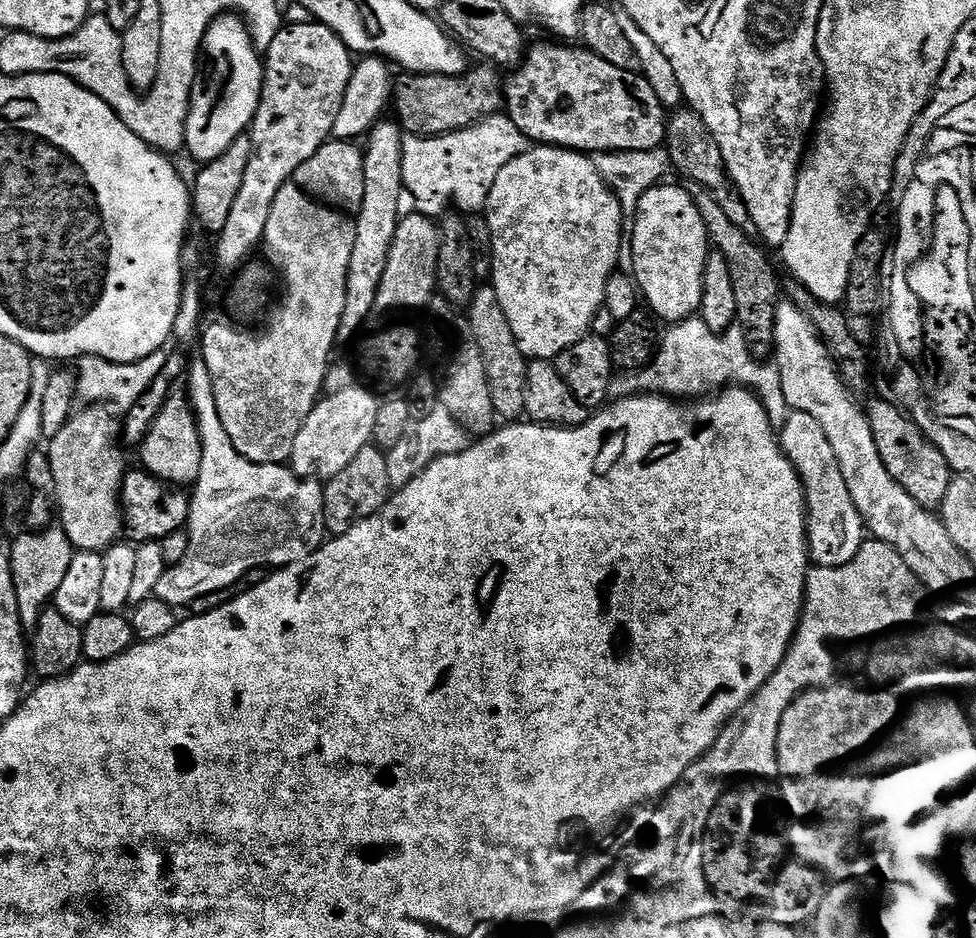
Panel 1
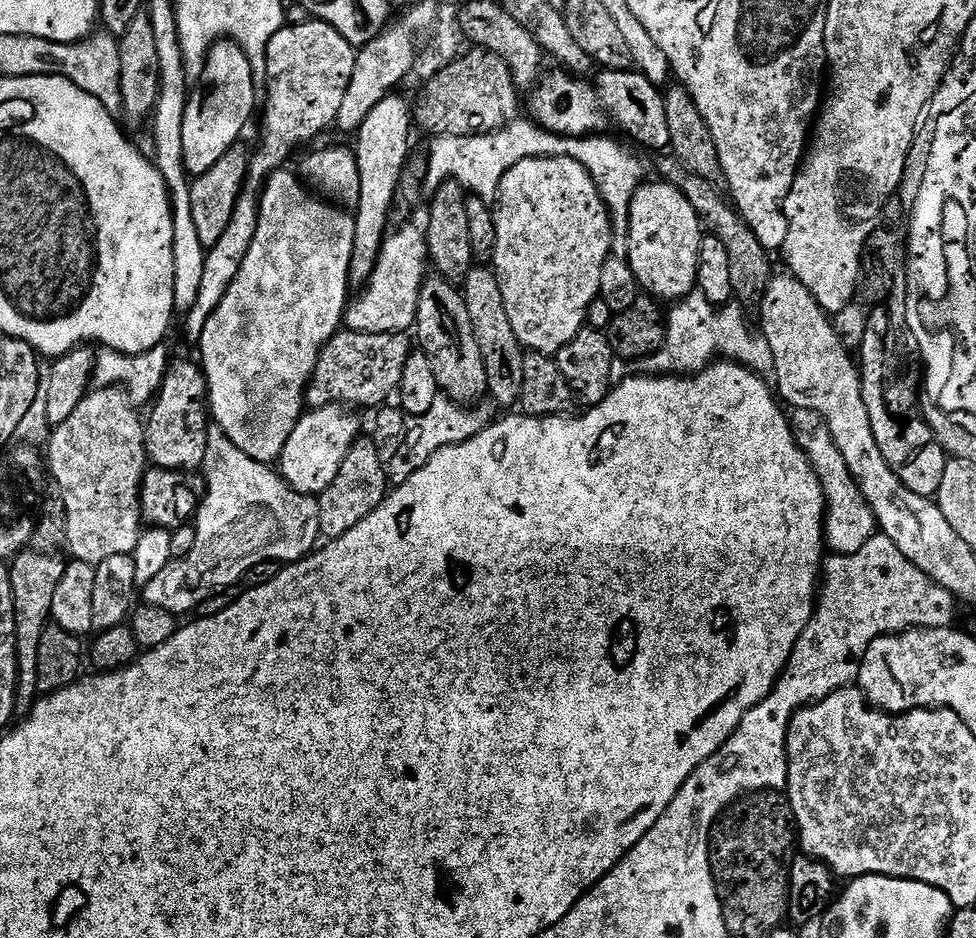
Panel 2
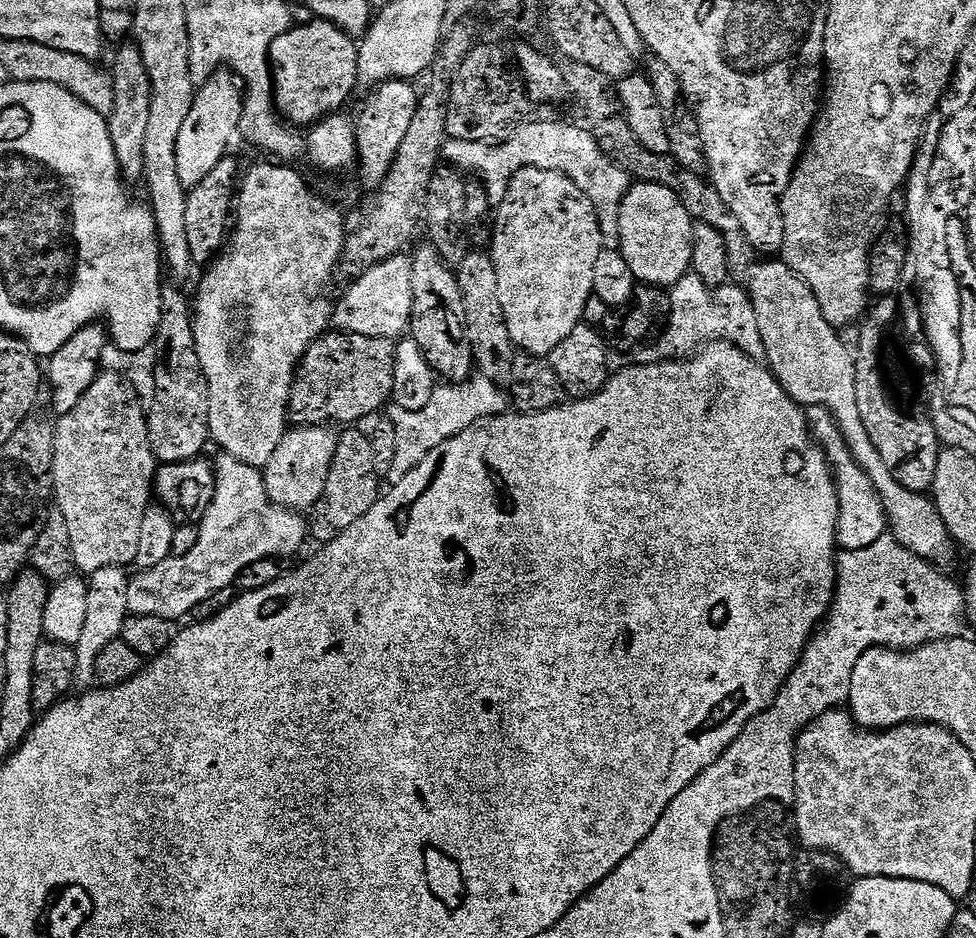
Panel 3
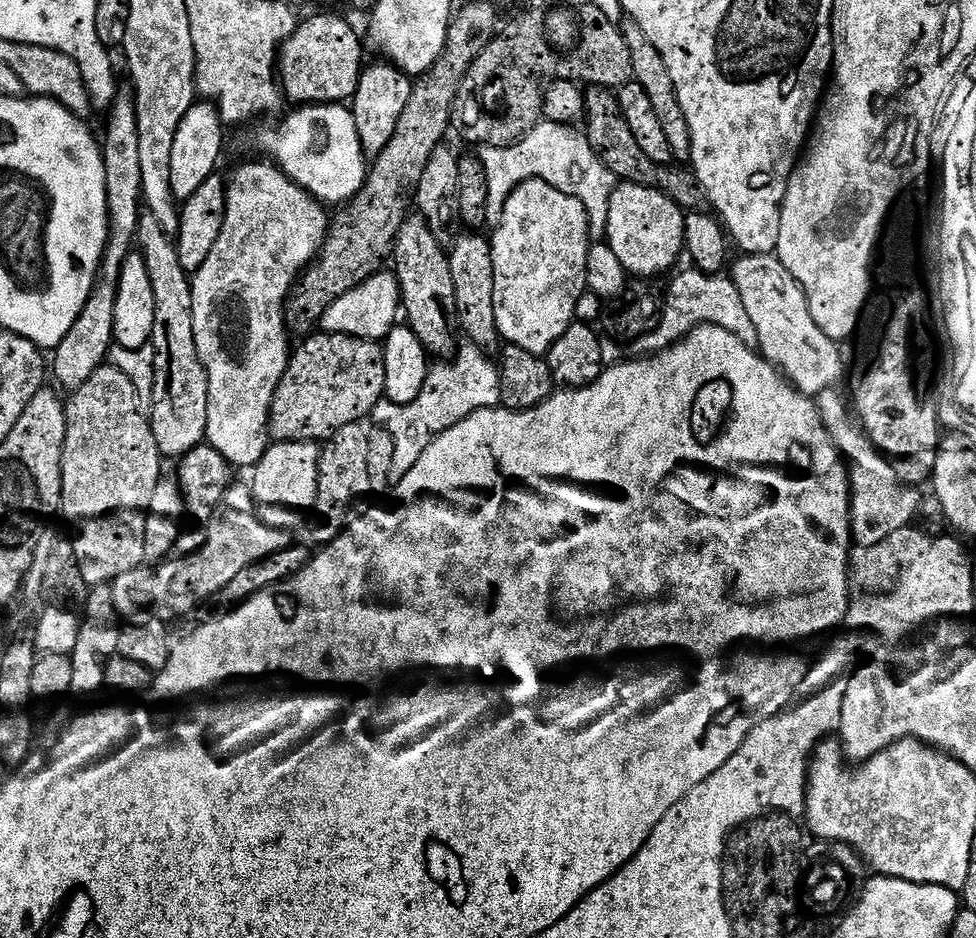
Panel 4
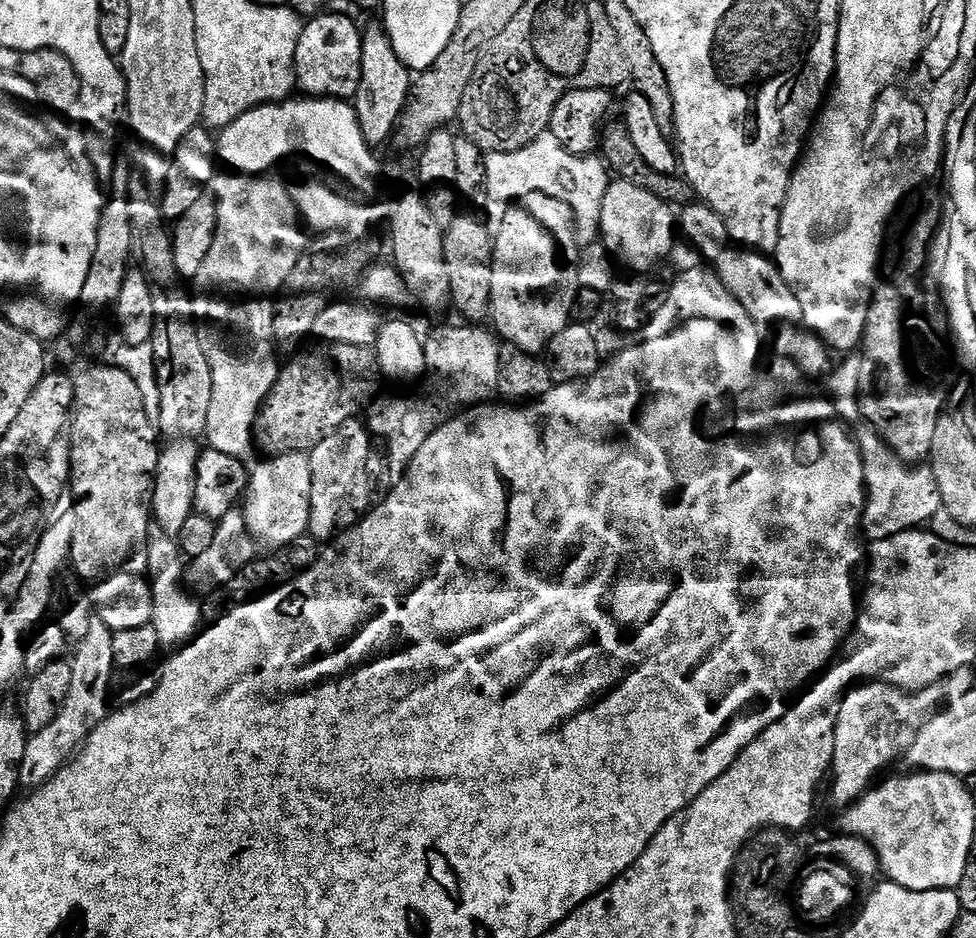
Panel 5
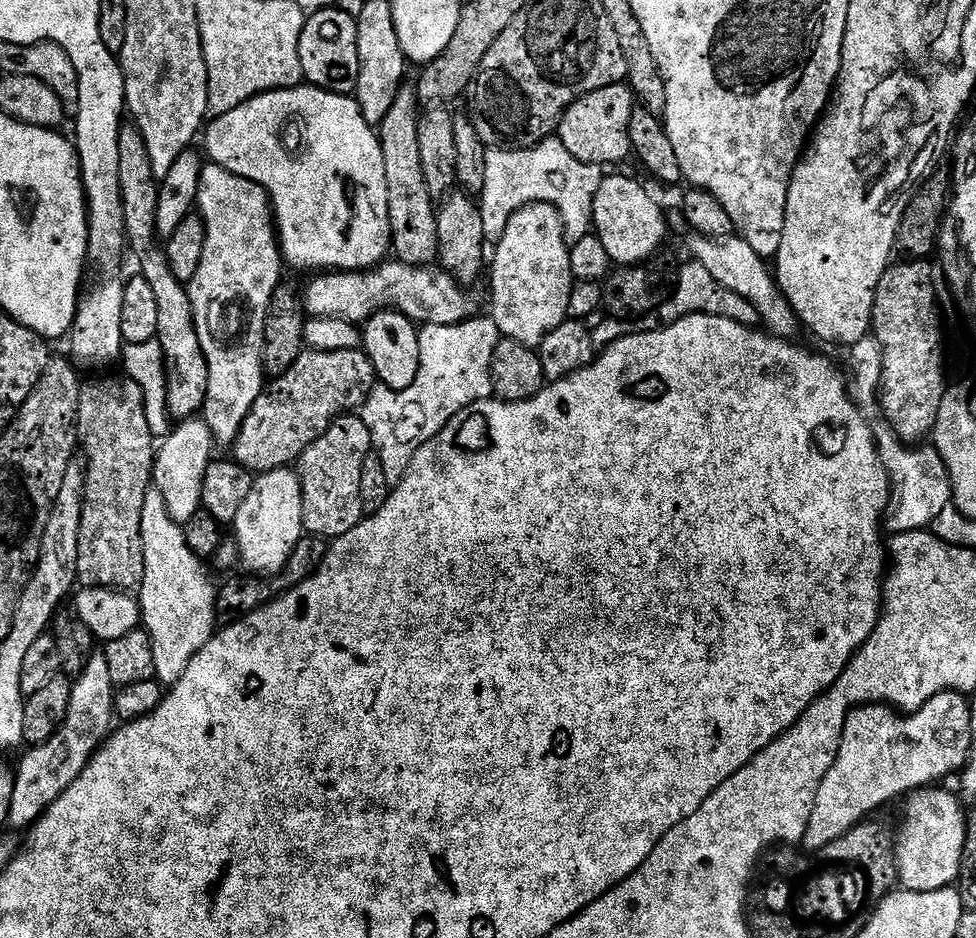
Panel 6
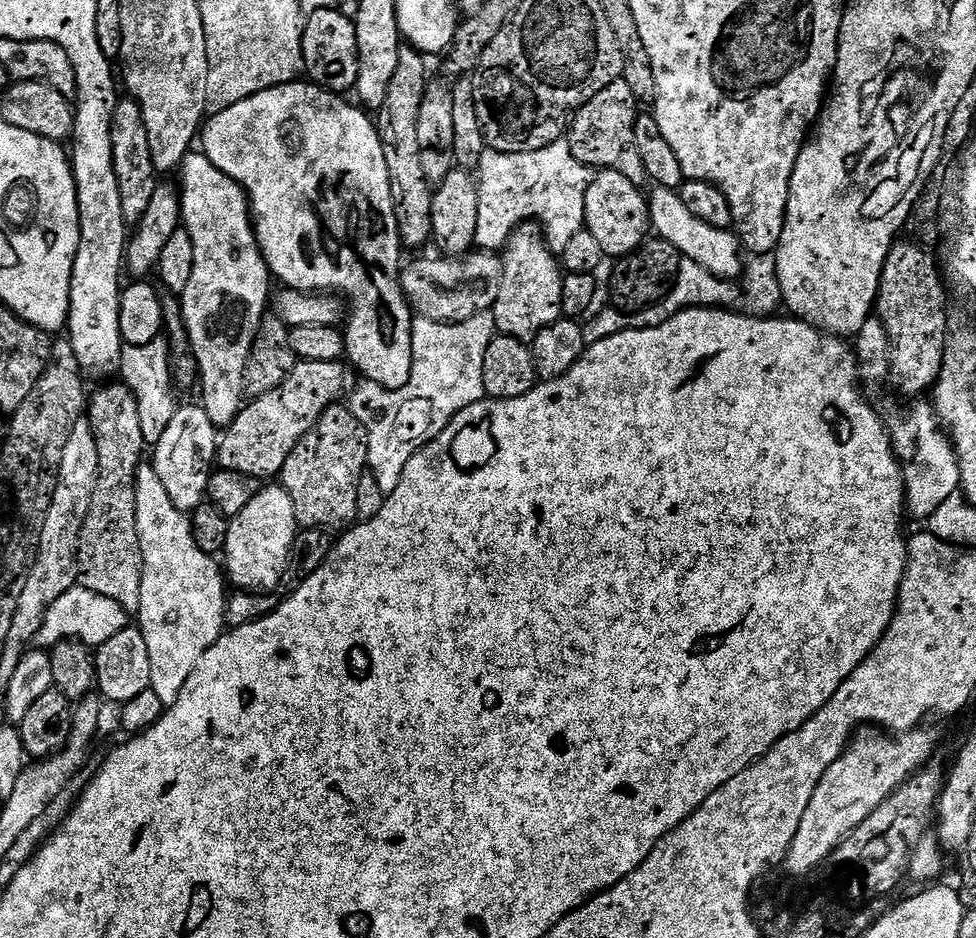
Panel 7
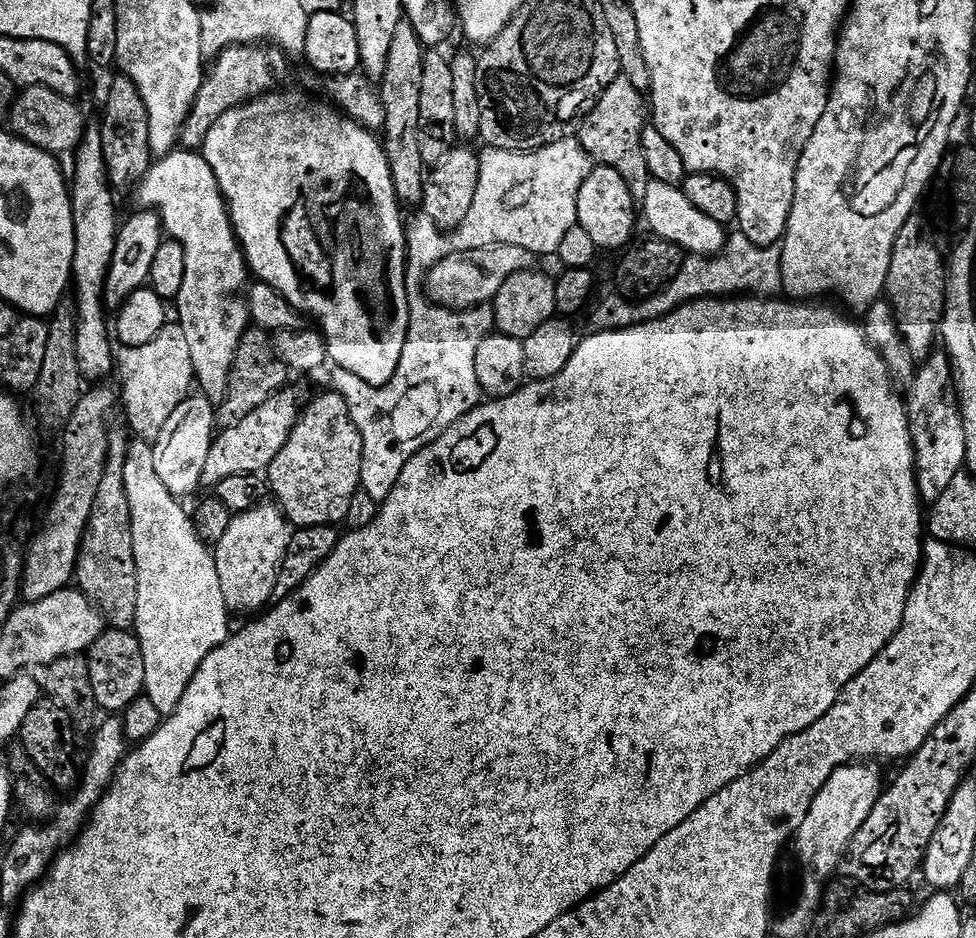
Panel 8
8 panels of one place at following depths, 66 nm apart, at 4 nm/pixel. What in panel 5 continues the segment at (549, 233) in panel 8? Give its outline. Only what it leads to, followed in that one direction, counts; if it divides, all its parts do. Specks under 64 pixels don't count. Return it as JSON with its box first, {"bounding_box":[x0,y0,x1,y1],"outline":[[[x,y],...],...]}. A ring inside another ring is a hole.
{"bounding_box":[486,131,610,242],"outline":[[[551,131],[543,132],[539,143],[533,148],[523,148],[513,152],[489,152],[486,156],[486,178],[488,179],[488,203],[486,220],[489,225],[499,226],[506,218],[509,208],[532,192],[542,192],[547,196],[558,198],[572,208],[576,221],[579,239],[592,242],[600,236],[598,213],[602,210],[602,198],[606,198],[606,190],[610,183],[610,169],[599,155],[589,154],[575,156],[566,150],[566,146],[553,142]],[[517,160],[520,164],[528,164],[528,172],[520,168],[516,172]]]}

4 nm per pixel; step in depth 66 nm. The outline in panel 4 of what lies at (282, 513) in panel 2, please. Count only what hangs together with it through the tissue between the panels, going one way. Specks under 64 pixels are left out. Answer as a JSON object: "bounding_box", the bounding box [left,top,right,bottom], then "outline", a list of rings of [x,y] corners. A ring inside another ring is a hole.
{"bounding_box":[110,483,289,625],"outline":[[[233,483],[232,489],[226,494],[224,504],[215,520],[207,525],[208,538],[206,544],[194,554],[169,558],[155,566],[141,566],[130,570],[130,574],[122,574],[113,580],[110,587],[116,614],[121,621],[129,625],[148,623],[151,620],[171,621],[171,616],[184,616],[195,610],[199,604],[207,602],[211,596],[219,597],[223,593],[226,582],[232,581],[241,570],[246,570],[254,562],[288,547],[289,533],[283,528],[271,528],[260,516],[256,499],[252,496],[251,487],[247,483]]]}

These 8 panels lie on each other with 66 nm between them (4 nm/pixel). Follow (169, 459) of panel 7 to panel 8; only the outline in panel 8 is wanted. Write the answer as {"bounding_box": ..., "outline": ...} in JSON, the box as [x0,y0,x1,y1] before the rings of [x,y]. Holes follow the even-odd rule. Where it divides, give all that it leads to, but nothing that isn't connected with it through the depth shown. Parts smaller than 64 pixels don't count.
{"bounding_box":[152,394,218,498],"outline":[[[193,394],[170,414],[170,422],[162,426],[162,434],[152,444],[154,450],[154,466],[158,470],[158,478],[166,485],[166,490],[178,498],[192,496],[202,488],[202,473],[206,467],[206,458],[210,454],[210,446],[218,432],[218,412],[213,401],[203,394]]]}

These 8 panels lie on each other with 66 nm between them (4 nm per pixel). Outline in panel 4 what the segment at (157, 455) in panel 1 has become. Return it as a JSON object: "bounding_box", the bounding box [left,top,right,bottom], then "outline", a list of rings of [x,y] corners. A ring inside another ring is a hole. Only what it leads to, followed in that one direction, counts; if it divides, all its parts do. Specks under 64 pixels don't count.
{"bounding_box":[138,214,208,458],"outline":[[[151,214],[141,215],[138,246],[148,264],[151,285],[154,286],[156,329],[152,331],[150,347],[154,353],[154,390],[150,401],[150,419],[154,442],[158,442],[161,457],[182,458],[190,450],[205,443],[208,421],[208,375],[200,361],[194,342],[194,302],[190,273],[182,266],[176,240],[168,235]]]}

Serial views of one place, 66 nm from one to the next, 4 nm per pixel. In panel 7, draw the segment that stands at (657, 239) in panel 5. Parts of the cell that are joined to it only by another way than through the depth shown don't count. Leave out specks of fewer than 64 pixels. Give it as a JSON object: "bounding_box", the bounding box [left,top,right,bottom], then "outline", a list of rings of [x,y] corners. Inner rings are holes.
{"bounding_box":[583,170,650,258],"outline":[[[600,170],[592,177],[586,190],[586,206],[583,210],[584,227],[602,246],[605,257],[619,258],[635,252],[650,232],[648,202],[641,185],[630,182],[617,172]]]}

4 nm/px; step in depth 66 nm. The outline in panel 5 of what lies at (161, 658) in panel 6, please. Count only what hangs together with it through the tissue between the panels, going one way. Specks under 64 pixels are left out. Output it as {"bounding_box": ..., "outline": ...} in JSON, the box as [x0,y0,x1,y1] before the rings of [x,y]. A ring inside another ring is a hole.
{"bounding_box":[147,534,202,650],"outline":[[[156,534],[151,537],[148,546],[147,562],[148,574],[152,586],[152,625],[159,636],[161,645],[163,645],[165,649],[167,649],[167,647],[172,648],[171,650],[179,649],[181,646],[187,644],[189,640],[193,639],[202,628],[202,623],[200,624],[200,604],[196,600],[191,600],[191,598],[196,598],[189,595],[185,585],[182,583],[186,576],[185,557],[182,555],[180,547],[173,537]]]}

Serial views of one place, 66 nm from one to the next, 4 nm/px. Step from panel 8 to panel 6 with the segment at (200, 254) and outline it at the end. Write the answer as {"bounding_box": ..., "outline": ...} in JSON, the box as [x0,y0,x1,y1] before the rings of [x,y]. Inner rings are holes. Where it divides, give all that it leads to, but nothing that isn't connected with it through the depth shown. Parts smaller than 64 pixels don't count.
{"bounding_box":[186,162,282,446],"outline":[[[208,162],[200,170],[196,204],[198,215],[204,221],[206,240],[202,262],[198,262],[198,274],[194,274],[194,278],[186,287],[198,330],[198,342],[202,342],[202,354],[208,367],[208,398],[204,402],[202,419],[212,431],[215,443],[228,446],[236,439],[246,414],[250,414],[254,402],[266,387],[264,319],[268,317],[272,296],[282,284],[282,257],[274,231],[274,217],[268,192],[262,186],[247,180],[245,176],[239,176],[222,166]]]}

